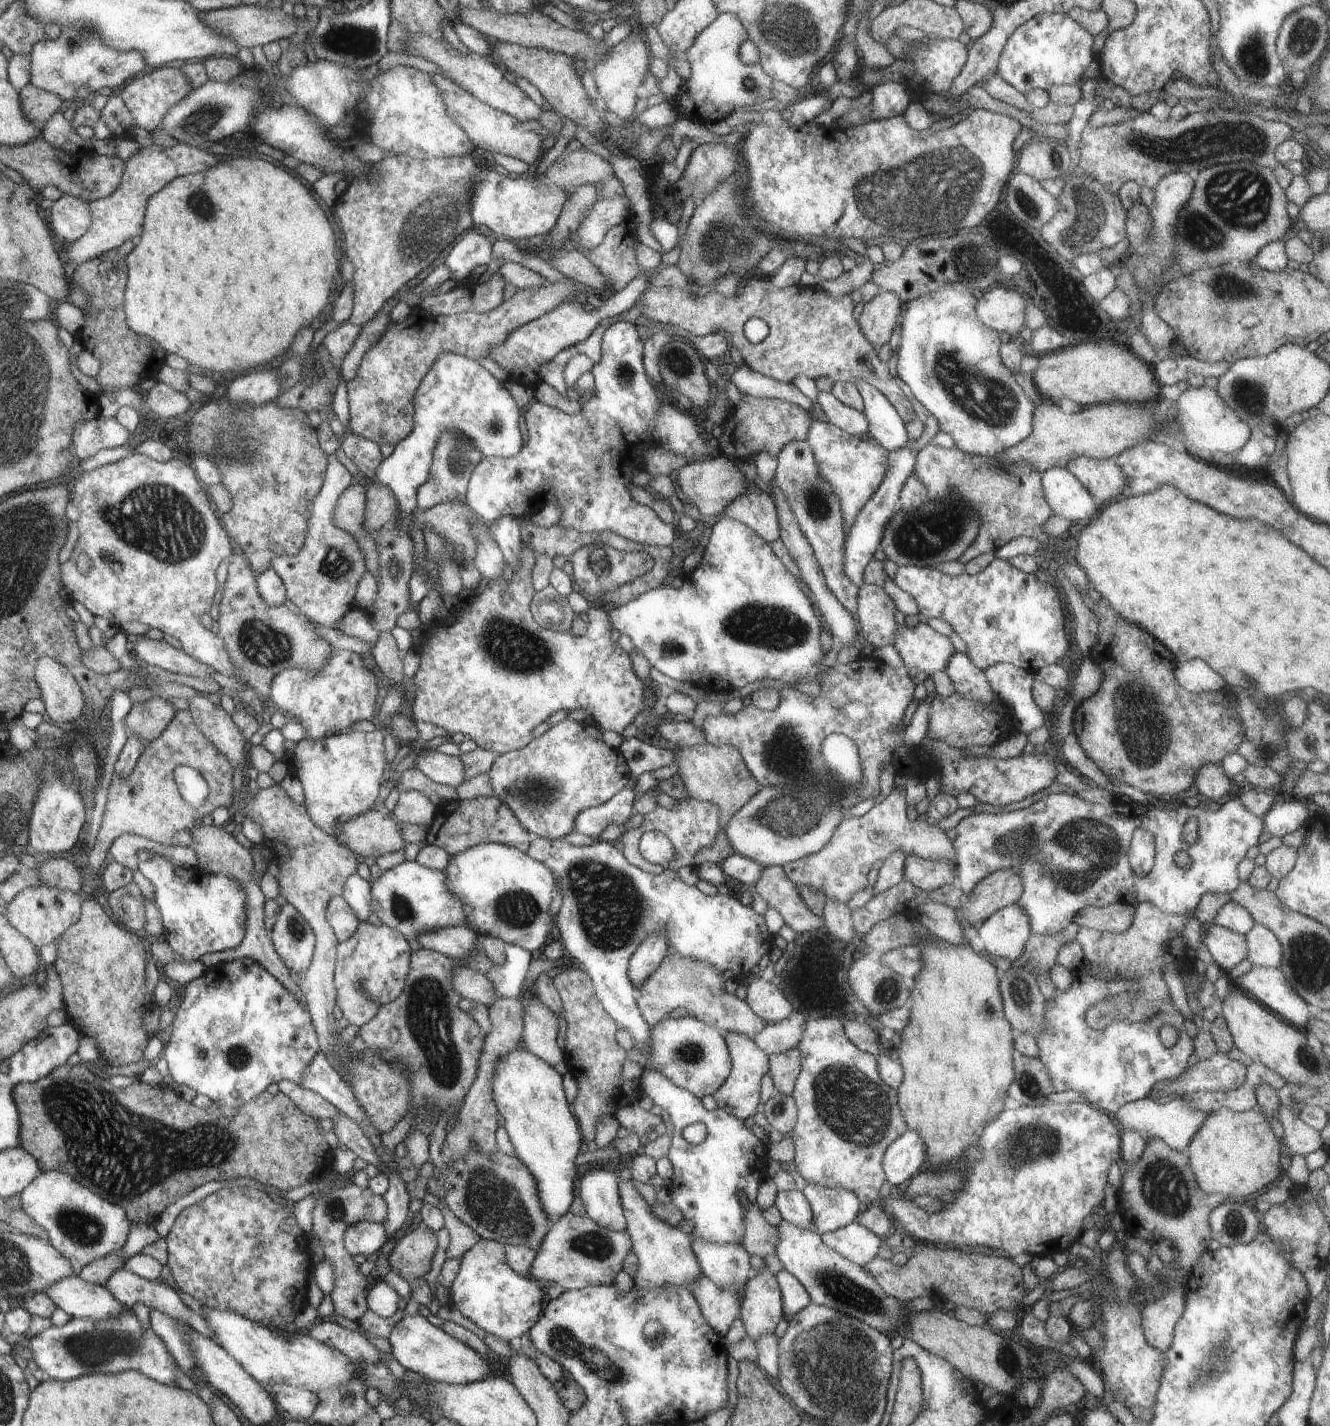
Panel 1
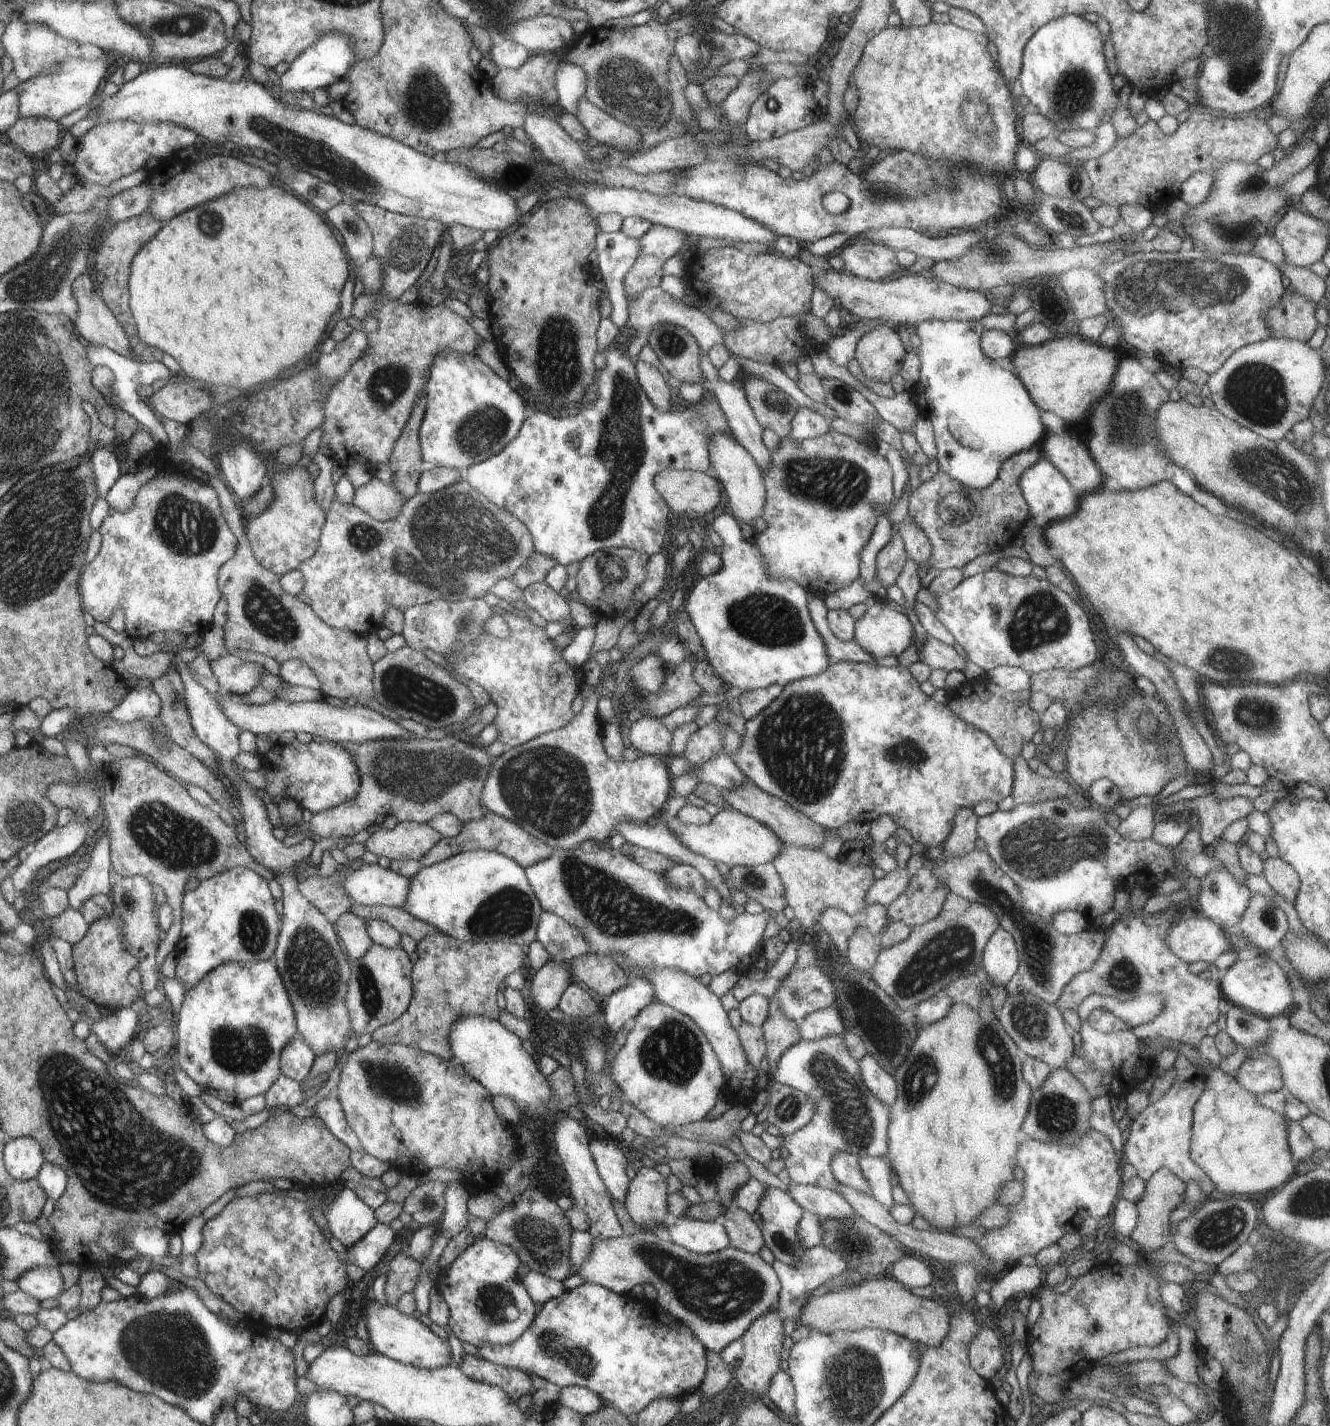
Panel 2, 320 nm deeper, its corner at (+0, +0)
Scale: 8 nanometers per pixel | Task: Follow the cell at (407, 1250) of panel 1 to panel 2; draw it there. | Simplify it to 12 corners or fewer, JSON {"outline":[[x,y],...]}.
{"outline":[[398,1253],[389,1267],[385,1299],[396,1307],[415,1289],[420,1264]]}

